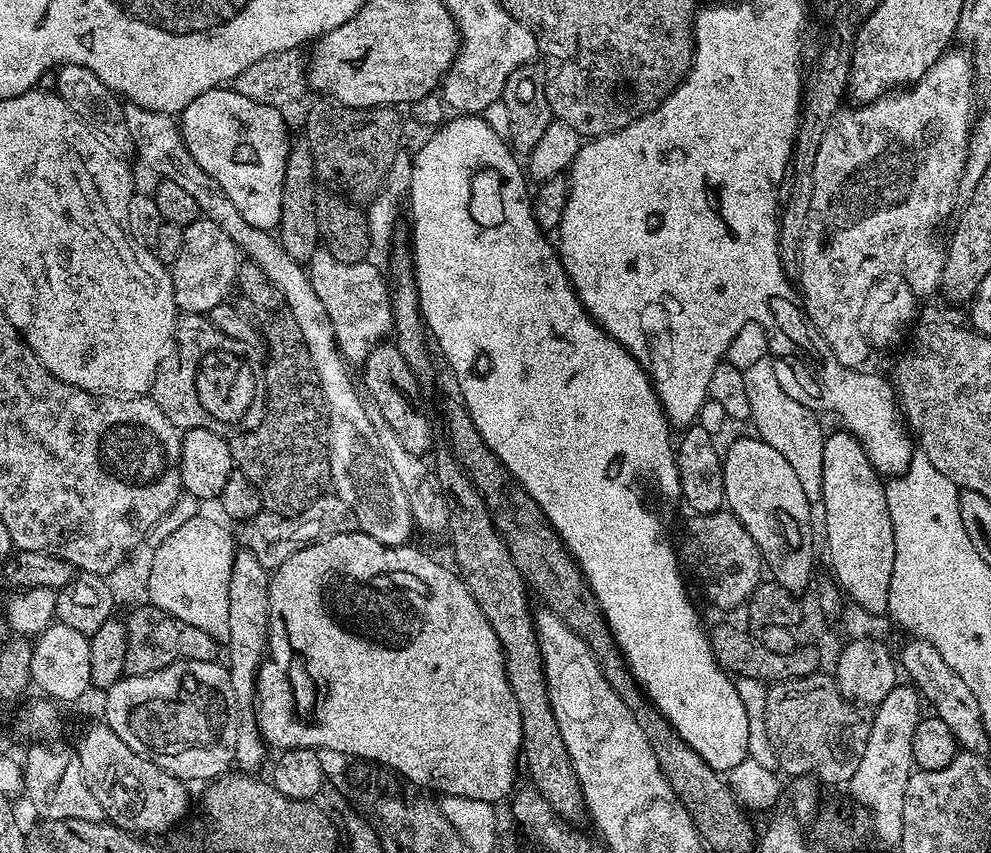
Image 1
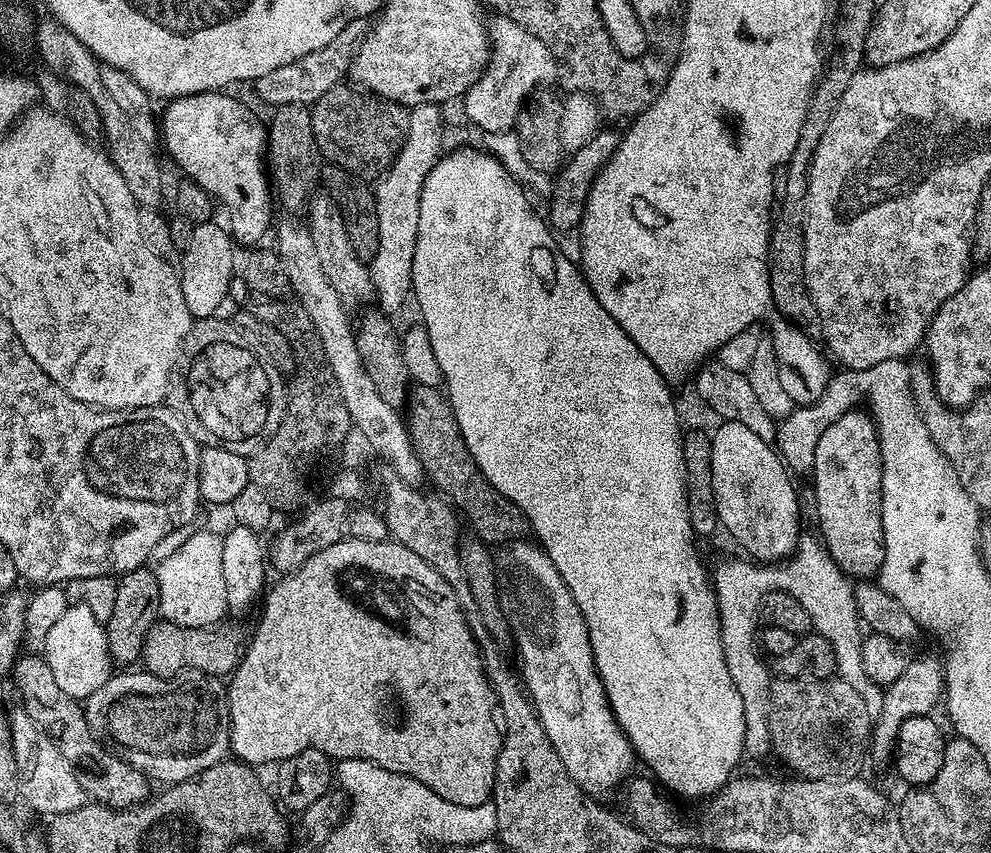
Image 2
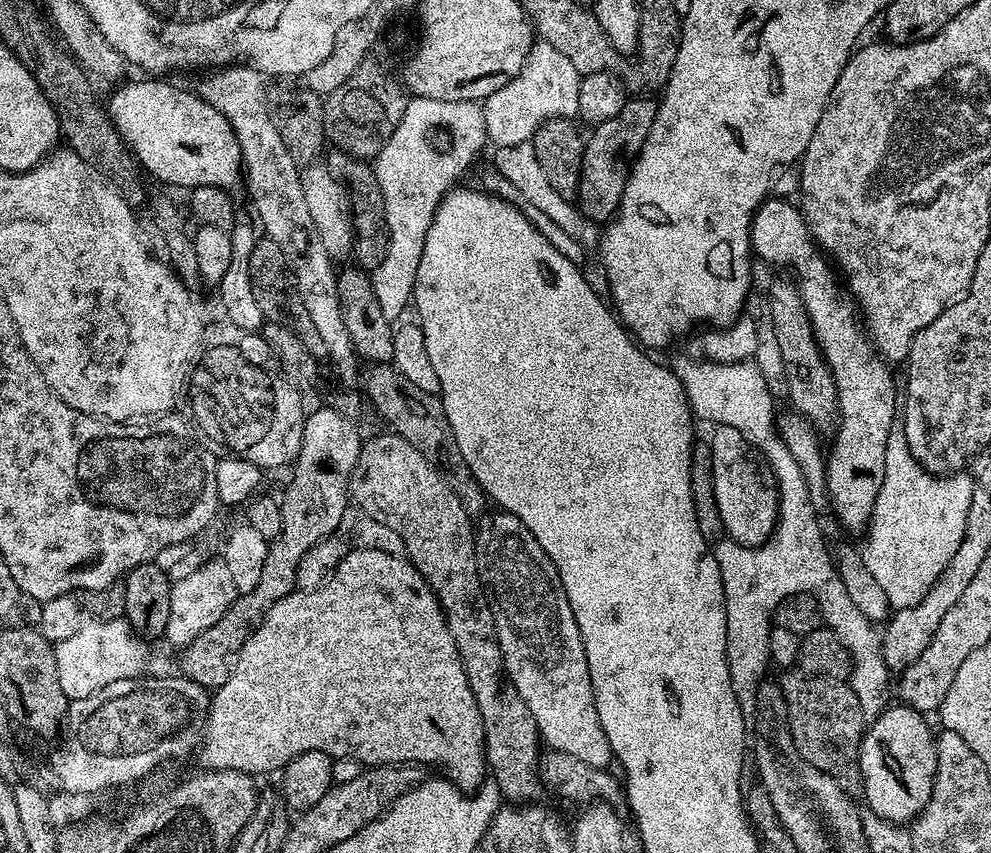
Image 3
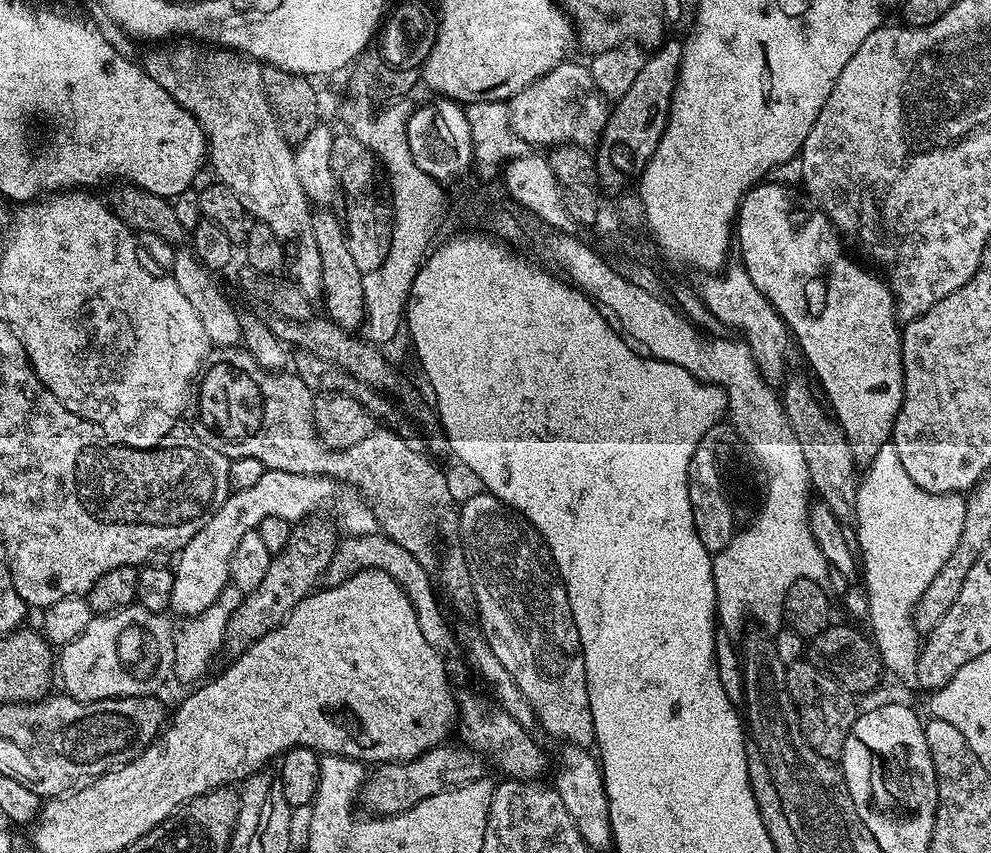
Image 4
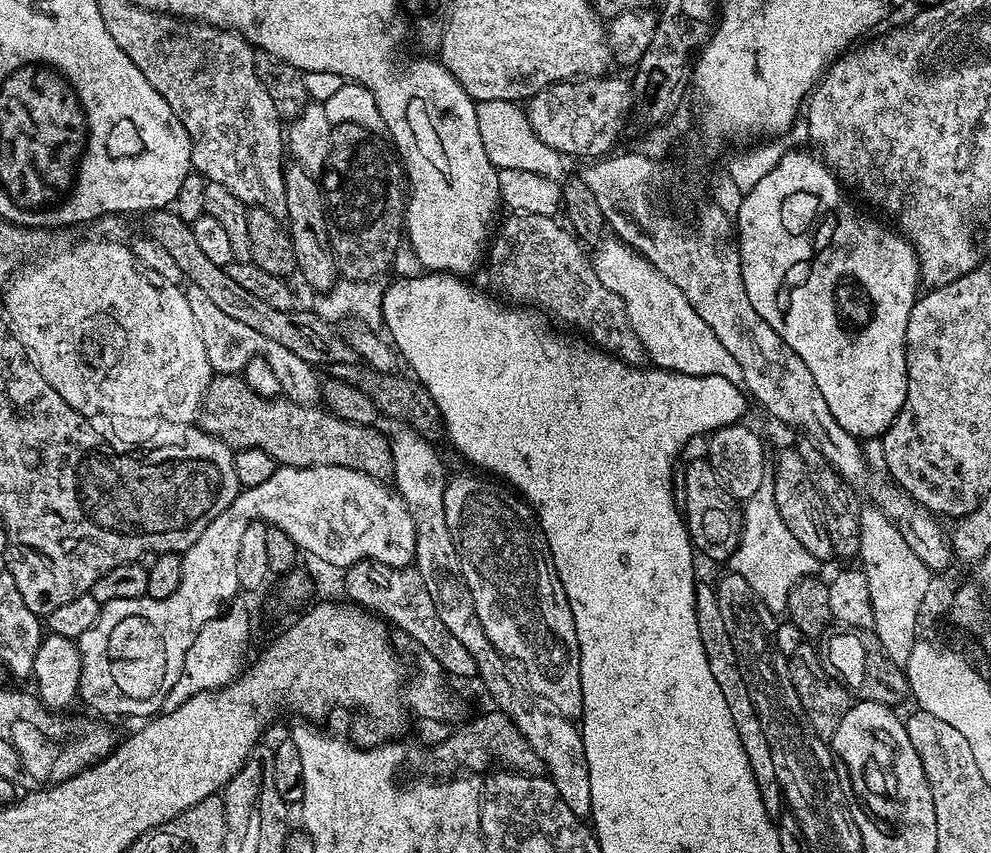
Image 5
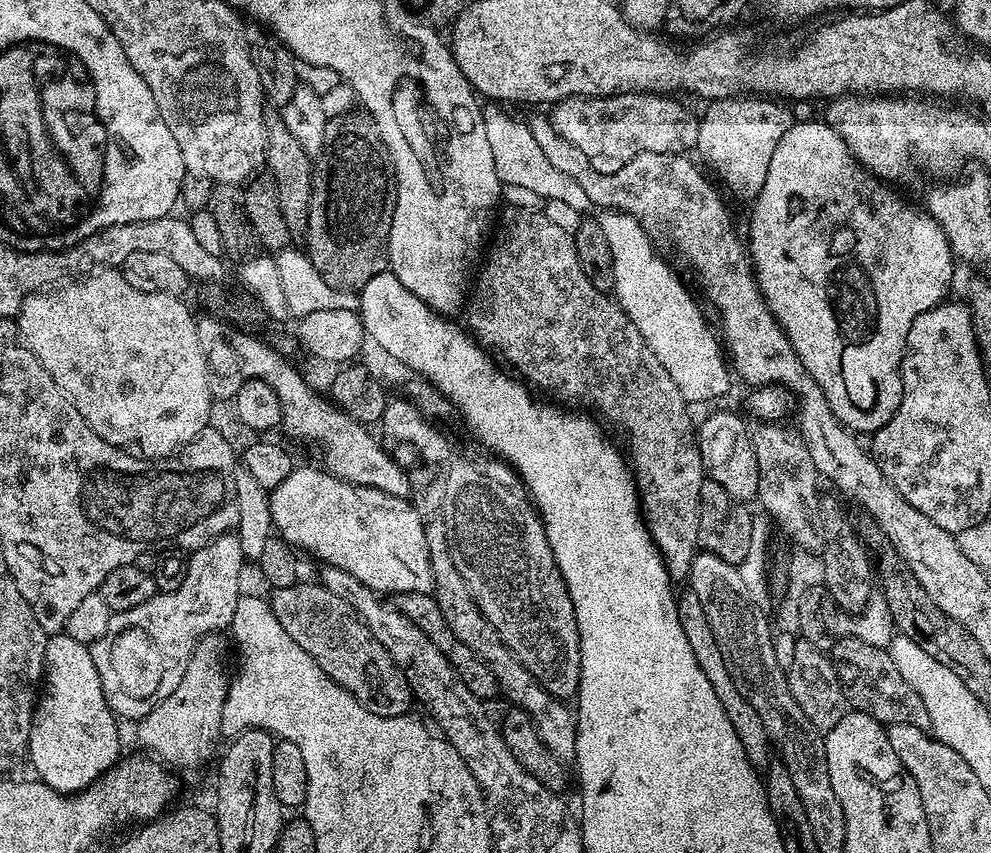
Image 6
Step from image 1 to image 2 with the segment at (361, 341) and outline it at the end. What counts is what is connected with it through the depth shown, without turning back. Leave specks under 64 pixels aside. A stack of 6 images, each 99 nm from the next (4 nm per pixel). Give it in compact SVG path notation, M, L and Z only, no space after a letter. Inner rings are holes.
M327 194L313 195L312 203L306 209L306 223L314 238L318 262L322 264L322 274L330 278L330 286L334 286L340 301L349 309L356 308L355 310L371 305L376 295L372 285L372 273L369 265L354 254L348 241L348 231L344 226L344 215L340 213L335 200Z

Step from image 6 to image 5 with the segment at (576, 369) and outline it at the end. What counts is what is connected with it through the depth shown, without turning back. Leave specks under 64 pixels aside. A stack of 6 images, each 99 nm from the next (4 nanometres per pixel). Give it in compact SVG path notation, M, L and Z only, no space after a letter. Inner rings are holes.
M524 212L509 216L496 241L494 236L490 244L492 276L497 286L521 305L545 308L562 323L577 324L582 331L588 332L587 339L595 347L611 352L624 363L643 365L646 353L630 326L626 306L618 294L602 286L592 269L590 256L583 252L581 241L563 223L560 225L559 219Z

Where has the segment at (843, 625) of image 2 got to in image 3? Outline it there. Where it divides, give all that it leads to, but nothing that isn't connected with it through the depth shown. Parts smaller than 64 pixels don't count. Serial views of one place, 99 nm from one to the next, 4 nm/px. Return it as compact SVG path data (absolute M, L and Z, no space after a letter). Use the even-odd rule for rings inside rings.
M676 356L670 362L678 368L695 419L709 420L712 426L732 426L738 434L745 436L772 469L776 491L780 493L780 517L766 543L747 548L725 538L714 548L726 598L726 658L730 666L730 682L742 714L745 718L754 714L756 695L766 680L764 671L770 668L768 651L776 607L788 596L807 594L816 599L816 605L820 607L823 627L829 628L850 654L850 683L858 698L858 706L862 706L865 721L877 720L889 708L891 700L888 699L894 696L893 689L892 692L888 689L891 684L893 687L894 676L883 658L882 636L872 629L875 628L873 621L854 607L854 602L846 594L846 586L842 586L830 544L828 548L820 529L822 520L810 504L802 469L777 432L777 401L767 388L765 378L757 370L722 370L721 365L711 362L687 364L684 356Z

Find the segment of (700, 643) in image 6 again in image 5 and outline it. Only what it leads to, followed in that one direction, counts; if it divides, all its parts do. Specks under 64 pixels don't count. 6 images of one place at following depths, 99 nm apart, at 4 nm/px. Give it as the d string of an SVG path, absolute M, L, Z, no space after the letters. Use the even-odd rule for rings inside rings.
M704 578L696 581L696 613L698 634L702 634L702 646L705 647L706 658L710 662L710 674L714 674L714 682L718 682L722 695L726 698L726 706L734 717L734 727L738 729L742 750L746 750L746 758L750 758L750 770L754 774L754 782L758 782L758 794L762 794L761 805L766 806L769 816L779 817L782 812L782 797L778 773L774 771L774 757L770 754L770 742L766 742L766 734L762 734L762 722L758 722L754 702L750 702L750 690L746 690L746 682L742 682L730 630L726 630L726 622L722 622L722 610L718 610L716 589L711 583L708 585Z

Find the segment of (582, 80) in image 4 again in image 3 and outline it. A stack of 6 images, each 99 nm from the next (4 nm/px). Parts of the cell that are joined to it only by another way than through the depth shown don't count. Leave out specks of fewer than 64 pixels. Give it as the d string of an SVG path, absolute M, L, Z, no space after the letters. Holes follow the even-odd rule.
M543 42L533 43L532 52L522 70L502 90L483 101L488 139L496 148L517 146L531 141L537 130L549 122L572 118L580 110L582 73L574 70L570 58L562 50Z

